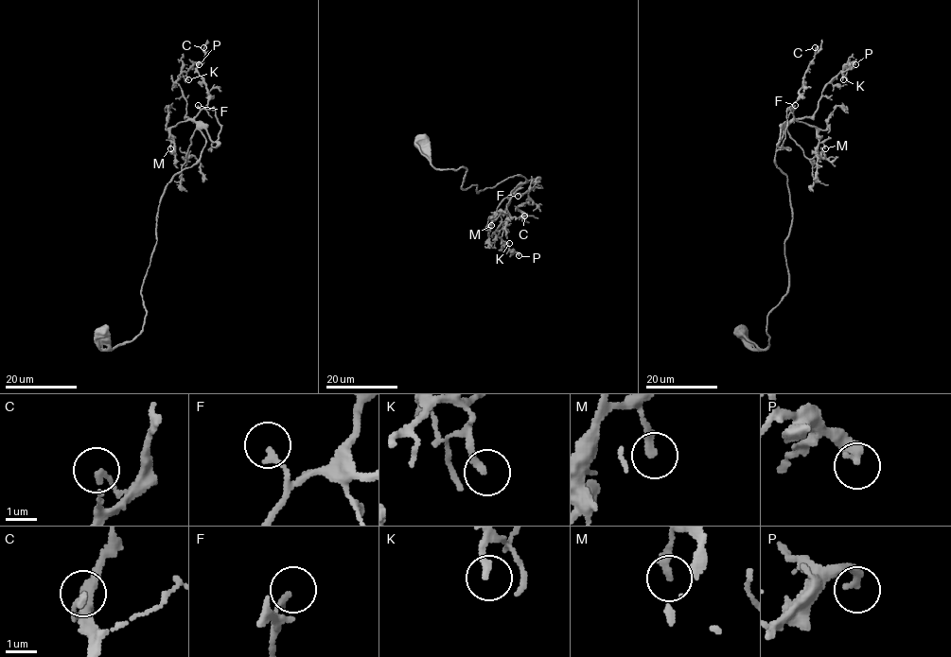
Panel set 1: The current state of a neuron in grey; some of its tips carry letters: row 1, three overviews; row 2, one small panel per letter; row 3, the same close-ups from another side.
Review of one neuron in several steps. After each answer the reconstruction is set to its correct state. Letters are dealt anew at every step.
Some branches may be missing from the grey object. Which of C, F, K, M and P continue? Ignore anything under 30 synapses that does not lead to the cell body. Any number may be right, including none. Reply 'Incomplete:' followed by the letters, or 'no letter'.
Incomplete: no letter

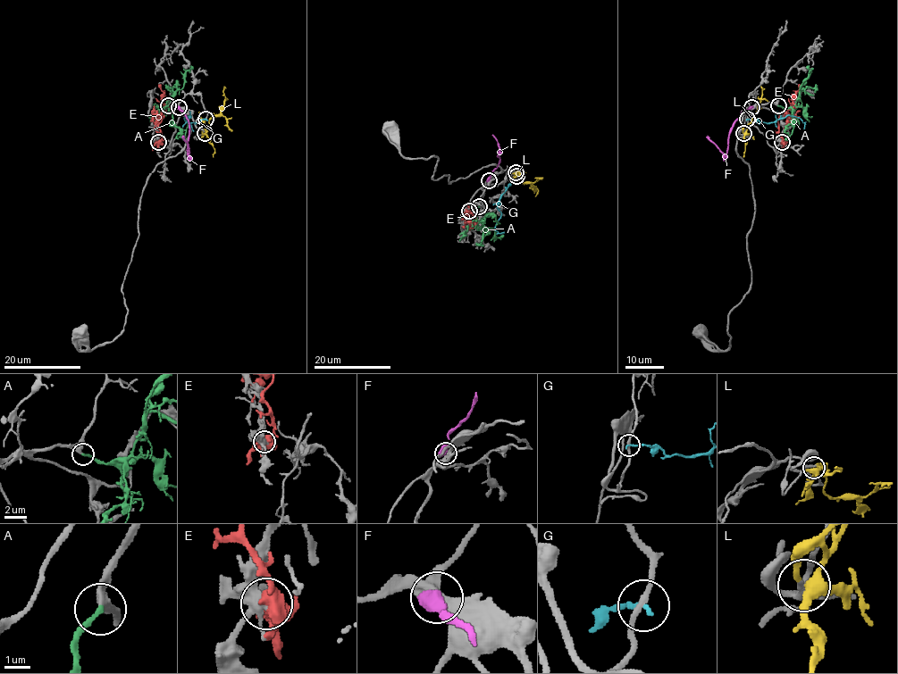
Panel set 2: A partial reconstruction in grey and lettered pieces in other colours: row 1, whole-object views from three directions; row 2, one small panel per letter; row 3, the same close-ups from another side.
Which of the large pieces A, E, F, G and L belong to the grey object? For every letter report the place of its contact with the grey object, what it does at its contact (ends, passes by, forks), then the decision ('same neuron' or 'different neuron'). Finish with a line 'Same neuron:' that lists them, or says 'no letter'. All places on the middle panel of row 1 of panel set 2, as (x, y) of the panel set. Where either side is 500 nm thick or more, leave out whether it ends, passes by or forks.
A: contact (479, 206); it ends; same neuron
E: contact (469, 211); different neuron
F: contact (489, 180); different neuron
G: contact (516, 176); it ends; different neuron
L: contact (516, 172); it forks; same neuron
Same neuron: A, L

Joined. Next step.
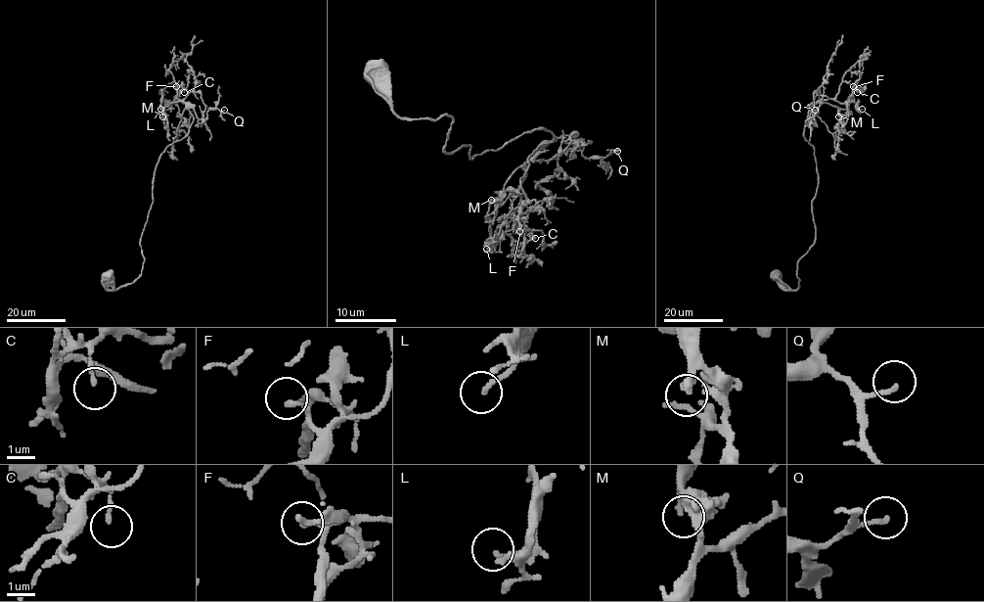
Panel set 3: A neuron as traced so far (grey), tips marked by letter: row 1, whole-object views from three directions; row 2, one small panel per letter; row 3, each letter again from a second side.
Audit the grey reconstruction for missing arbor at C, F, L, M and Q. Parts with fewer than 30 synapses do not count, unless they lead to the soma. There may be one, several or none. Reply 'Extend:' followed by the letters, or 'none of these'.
Extend: M

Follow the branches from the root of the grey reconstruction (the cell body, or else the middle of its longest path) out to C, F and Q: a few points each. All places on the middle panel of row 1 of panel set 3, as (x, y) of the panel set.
C: (375, 70), (401, 117), (453, 119), (446, 153), (554, 136), (513, 202), (535, 238)
F: (375, 70), (401, 117), (453, 119), (446, 153), (554, 136), (513, 202), (519, 231)
Q: (375, 70), (401, 117), (453, 119), (446, 153), (468, 145), (472, 159), (541, 128), (586, 158), (617, 151)

